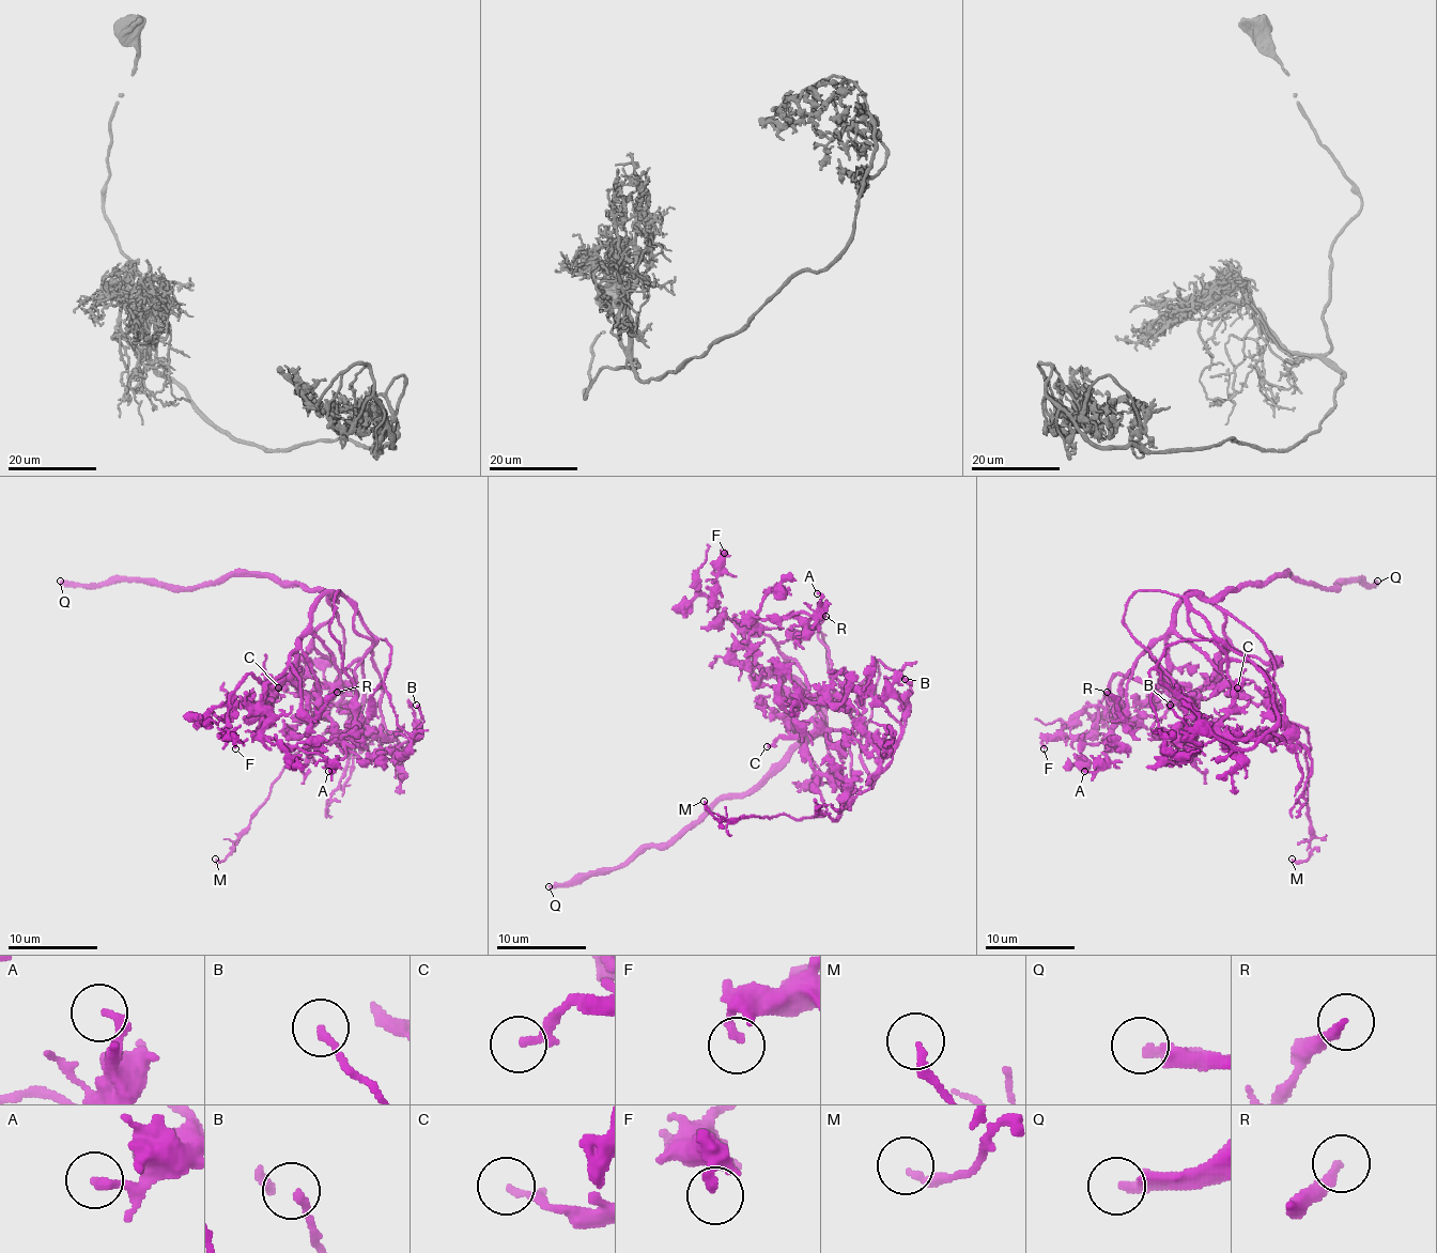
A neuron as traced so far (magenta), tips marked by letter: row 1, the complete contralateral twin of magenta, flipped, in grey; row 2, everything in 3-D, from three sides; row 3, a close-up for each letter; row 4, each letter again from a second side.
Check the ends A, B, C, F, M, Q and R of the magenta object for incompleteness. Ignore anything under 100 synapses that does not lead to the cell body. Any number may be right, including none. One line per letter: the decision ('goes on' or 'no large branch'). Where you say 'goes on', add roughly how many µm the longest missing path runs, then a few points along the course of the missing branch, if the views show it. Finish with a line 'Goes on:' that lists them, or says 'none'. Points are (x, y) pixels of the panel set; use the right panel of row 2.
A: no large branch
B: no large branch
C: no large branch
F: no large branch
M: no large branch
Q: goes on; about 170 µm are missing
R: no large branch
Goes on: Q

